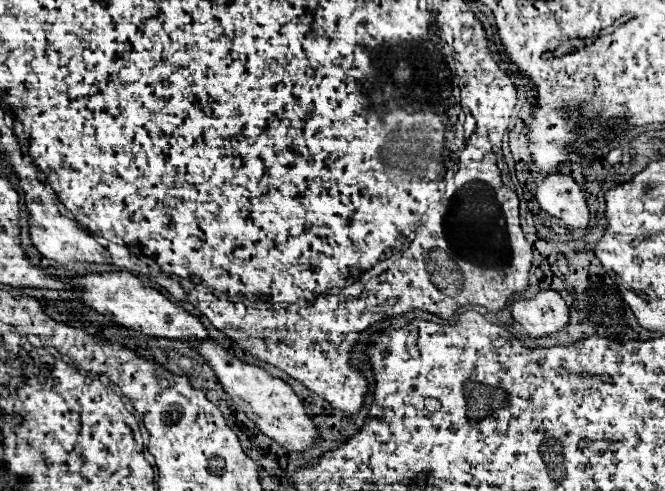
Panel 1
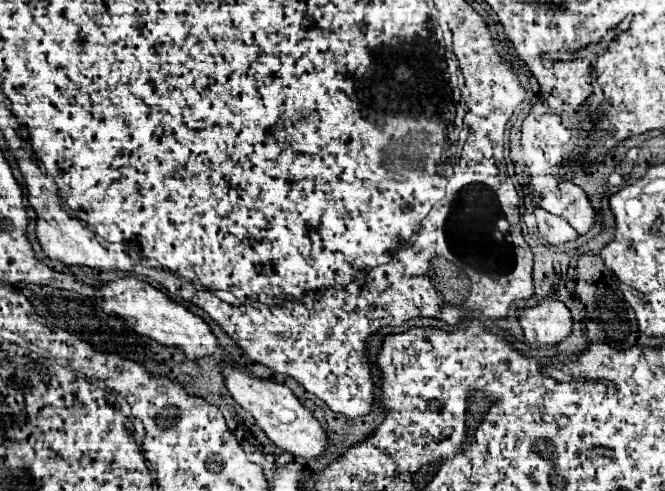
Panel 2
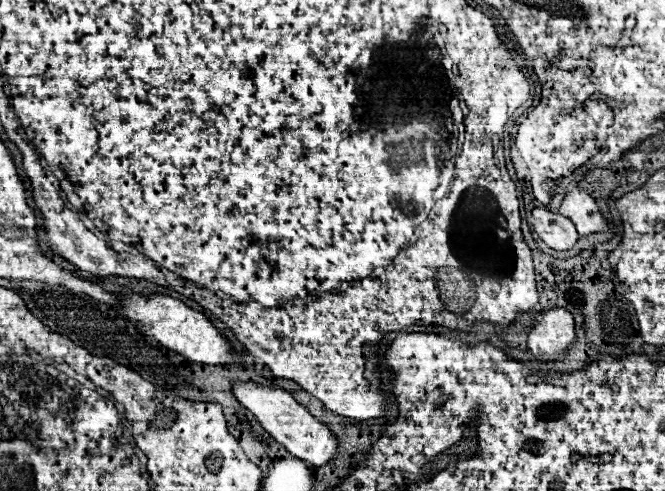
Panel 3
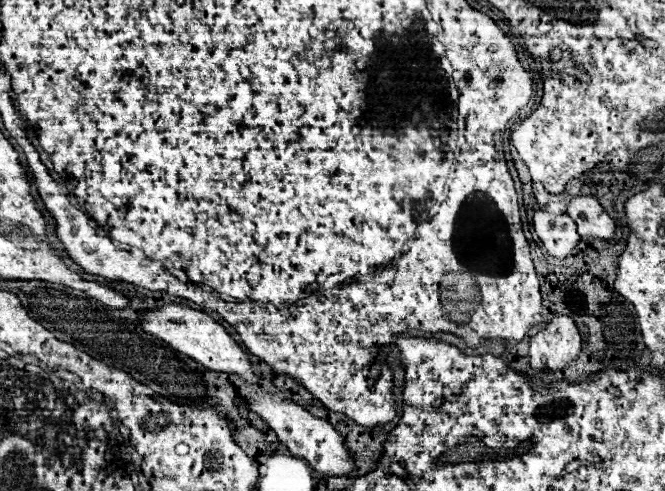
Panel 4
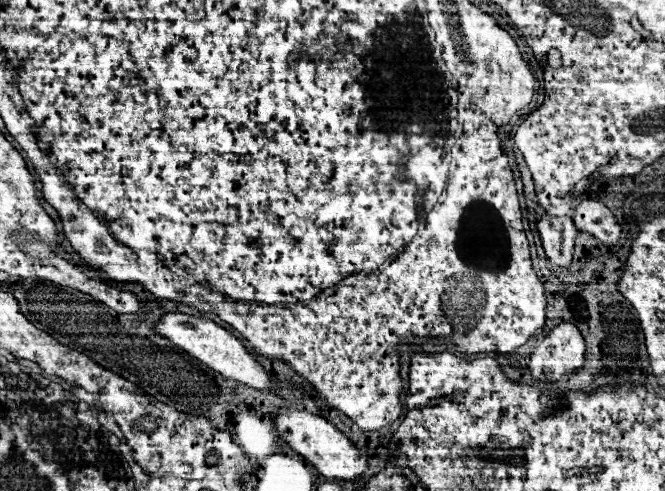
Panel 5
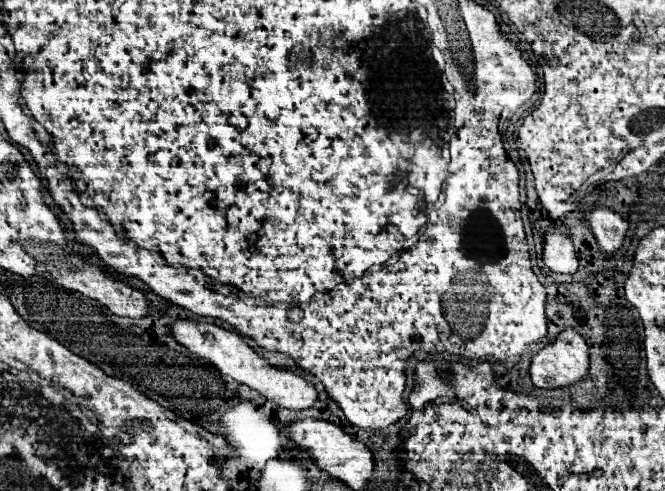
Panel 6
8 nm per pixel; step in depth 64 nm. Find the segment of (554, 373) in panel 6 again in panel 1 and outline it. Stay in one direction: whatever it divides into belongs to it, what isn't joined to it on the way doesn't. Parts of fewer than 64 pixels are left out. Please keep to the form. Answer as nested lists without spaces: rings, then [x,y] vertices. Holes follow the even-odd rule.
[[[540,290],[532,298],[514,300],[510,304],[510,308],[512,308],[512,318],[516,322],[520,322],[524,326],[526,334],[532,336],[532,338],[556,334],[568,324],[568,306],[566,306],[566,302],[562,300],[562,296],[556,290]]]

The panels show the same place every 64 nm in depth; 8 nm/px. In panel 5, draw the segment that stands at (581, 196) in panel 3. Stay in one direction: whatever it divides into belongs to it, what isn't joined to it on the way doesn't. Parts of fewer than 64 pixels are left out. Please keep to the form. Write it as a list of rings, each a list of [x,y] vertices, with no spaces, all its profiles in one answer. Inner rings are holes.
[[[582,200],[574,208],[574,224],[580,232],[590,232],[600,242],[612,246],[618,242],[620,224],[614,214],[596,200]]]

